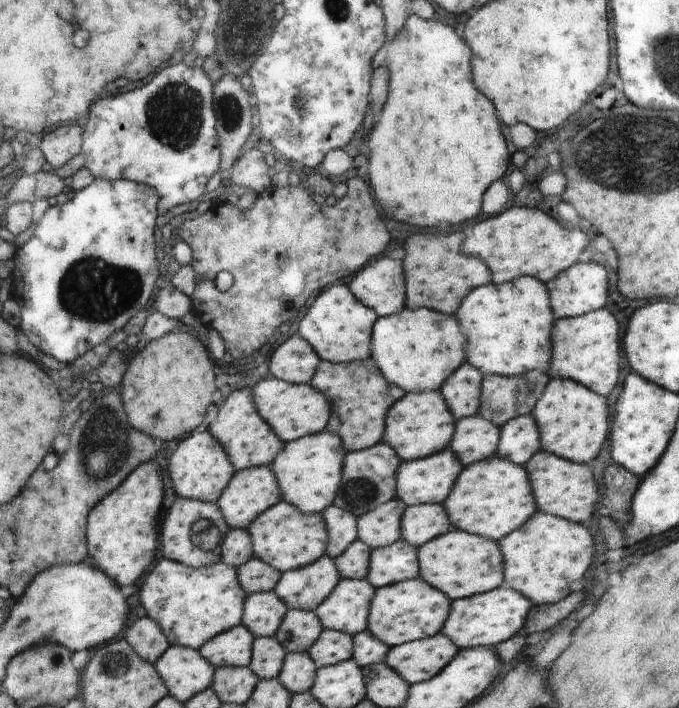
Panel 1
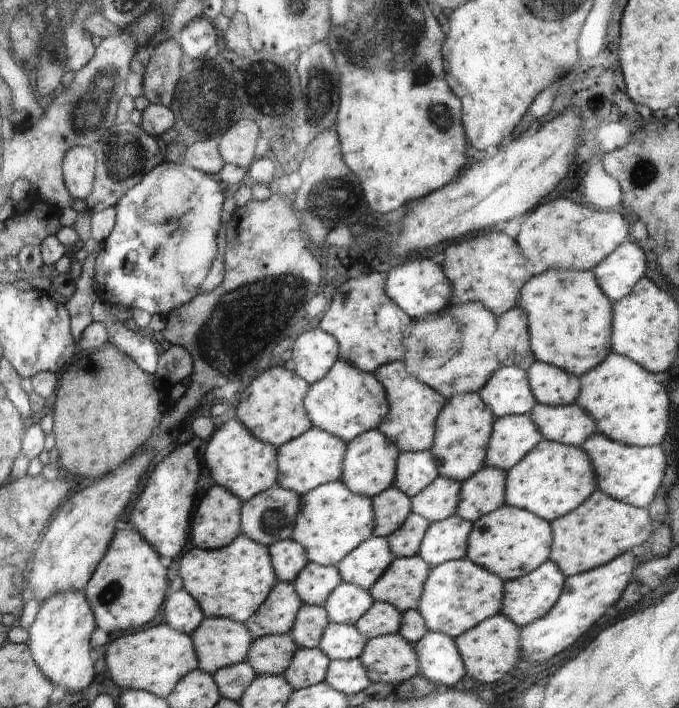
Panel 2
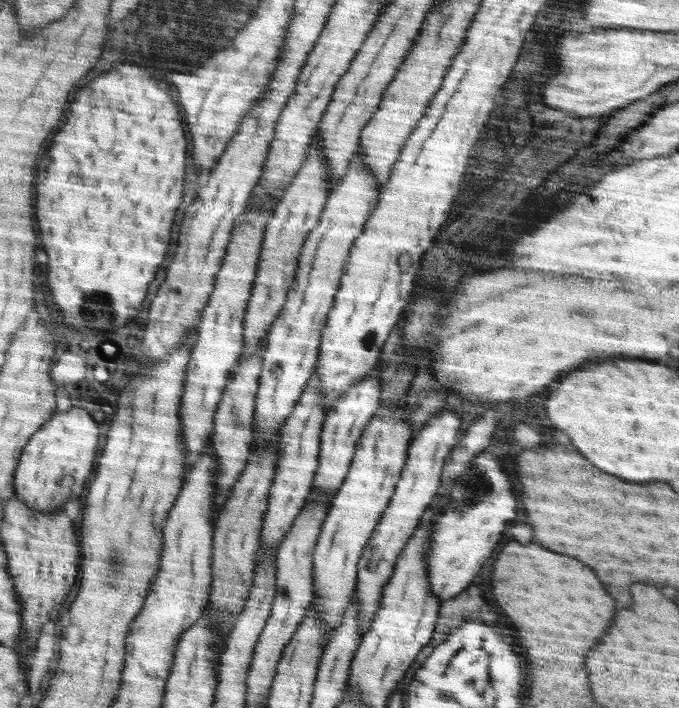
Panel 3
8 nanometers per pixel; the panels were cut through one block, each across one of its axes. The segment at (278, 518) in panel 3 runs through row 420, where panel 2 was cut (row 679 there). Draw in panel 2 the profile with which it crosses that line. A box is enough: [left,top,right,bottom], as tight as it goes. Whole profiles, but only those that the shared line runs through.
[282,647,331,689]

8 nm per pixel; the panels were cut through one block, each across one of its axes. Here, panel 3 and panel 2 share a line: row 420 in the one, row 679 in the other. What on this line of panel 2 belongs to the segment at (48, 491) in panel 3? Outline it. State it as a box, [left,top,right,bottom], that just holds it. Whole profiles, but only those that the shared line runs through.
[29,591,98,692]

